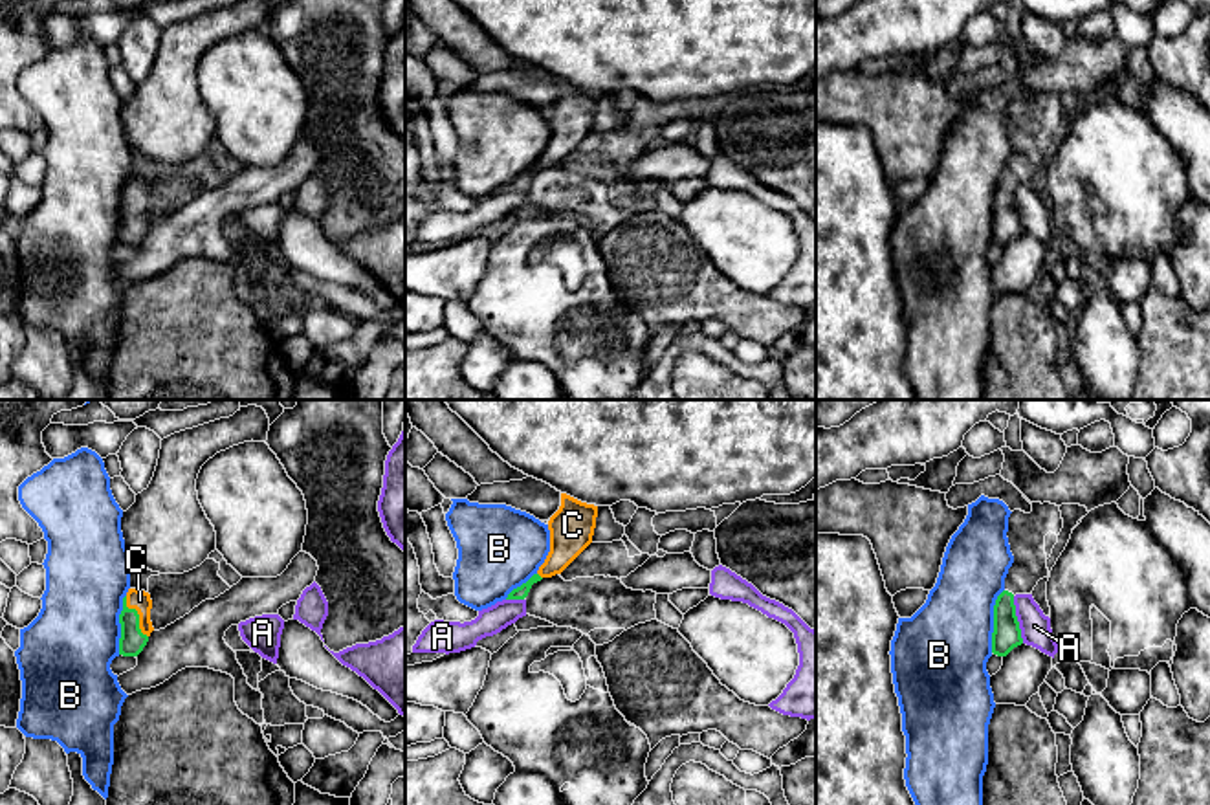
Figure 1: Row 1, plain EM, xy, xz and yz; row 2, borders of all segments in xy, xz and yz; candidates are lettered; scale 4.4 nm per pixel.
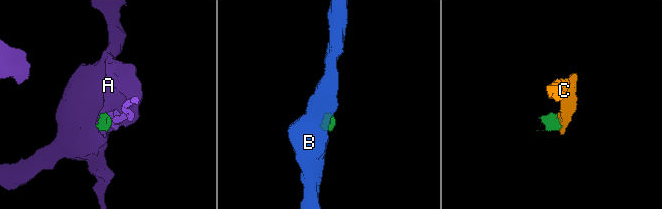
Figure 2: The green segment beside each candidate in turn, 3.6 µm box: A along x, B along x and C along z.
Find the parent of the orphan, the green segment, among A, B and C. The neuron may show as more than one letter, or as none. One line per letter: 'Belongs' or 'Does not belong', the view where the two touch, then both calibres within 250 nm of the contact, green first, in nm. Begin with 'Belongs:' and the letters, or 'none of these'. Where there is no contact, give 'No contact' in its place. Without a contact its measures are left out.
Belongs: C
A: Does not belong. Touches green in yz. Thickness 130 nm (green) against 130 nm
B: Does not belong. Touches green in yz. Thickness 130 nm (green) against 400 nm
C: Belongs. Touches green in xy. Thickness 110 nm (green) against 90 nm

